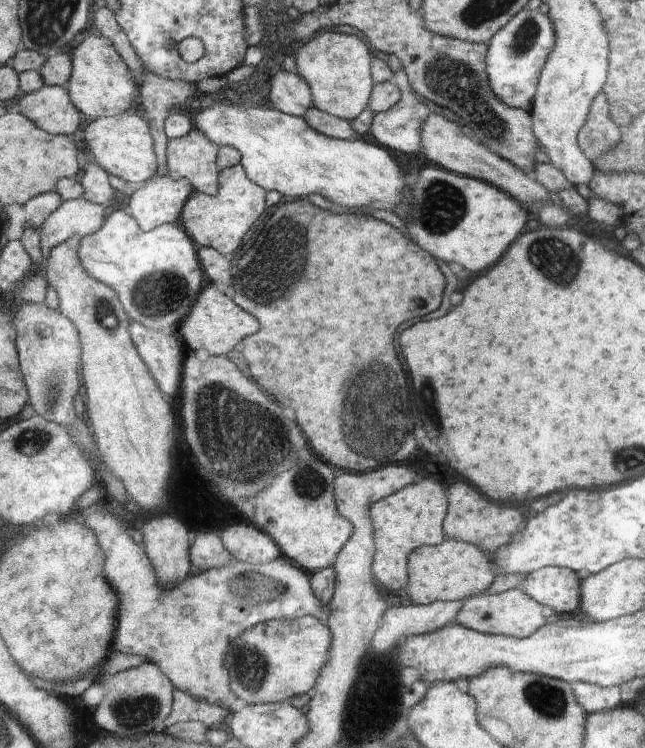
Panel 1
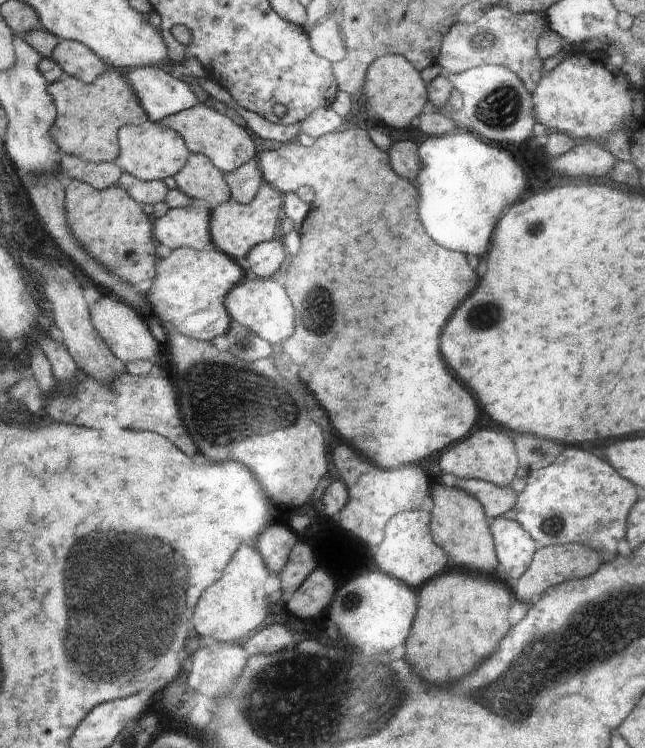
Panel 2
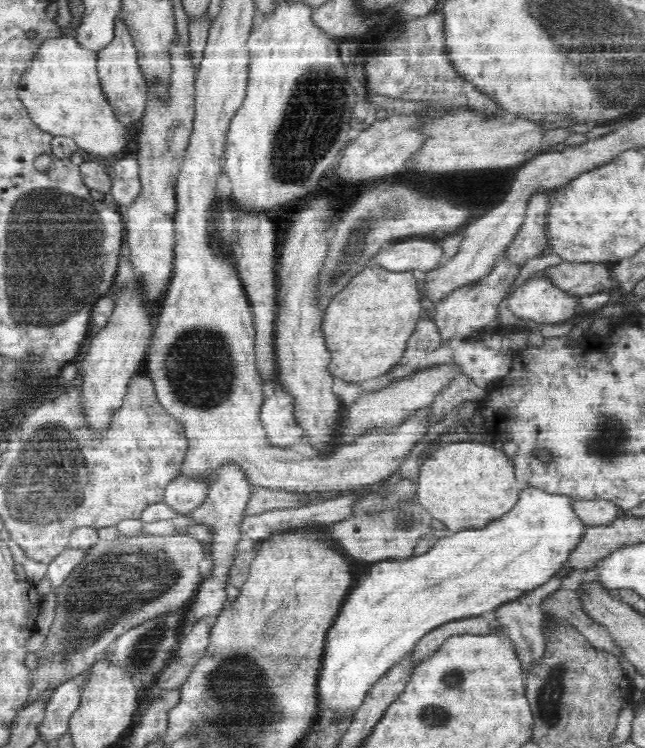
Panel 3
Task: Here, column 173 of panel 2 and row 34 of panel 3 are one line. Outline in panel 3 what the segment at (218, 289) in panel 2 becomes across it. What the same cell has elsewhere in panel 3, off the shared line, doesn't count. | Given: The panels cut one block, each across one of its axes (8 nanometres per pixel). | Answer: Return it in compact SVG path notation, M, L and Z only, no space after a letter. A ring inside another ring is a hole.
M290 1L275 5L276 9L271 14L267 14L269 16L265 17L260 26L250 32L248 37L249 79L246 88L247 93L239 112L231 123L230 130L227 132L226 150L224 150L223 171L226 172L226 176L228 176L228 180L234 188L232 198L238 206L242 206L242 212L246 212L246 214L276 212L282 206L288 206L288 202L294 202L294 200L300 200L300 198L312 194L320 186L320 180L334 168L334 162L337 162L336 158L341 156L341 150L347 145L346 132L351 129L350 122L353 108L360 101L359 97L354 94L354 88L348 83L346 69L340 60L338 50L340 40L331 37L313 24L311 16L316 9L308 8L304 4L292 4Z

